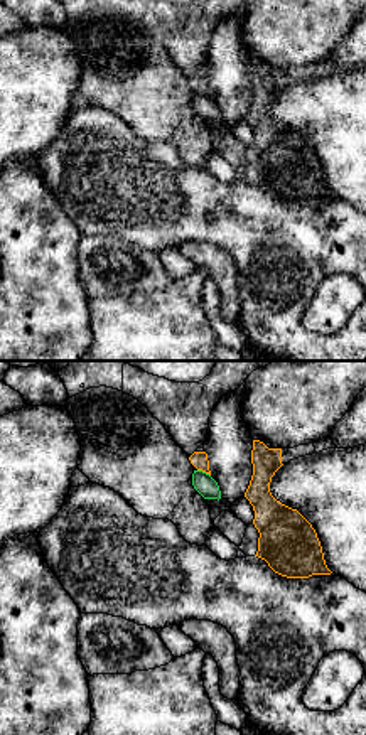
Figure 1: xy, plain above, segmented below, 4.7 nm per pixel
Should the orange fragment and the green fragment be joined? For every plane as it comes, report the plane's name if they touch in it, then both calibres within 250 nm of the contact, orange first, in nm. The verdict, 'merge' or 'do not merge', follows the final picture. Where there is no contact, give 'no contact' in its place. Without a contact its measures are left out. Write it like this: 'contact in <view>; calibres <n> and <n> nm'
contact in xy; calibres 80 and 100 nm

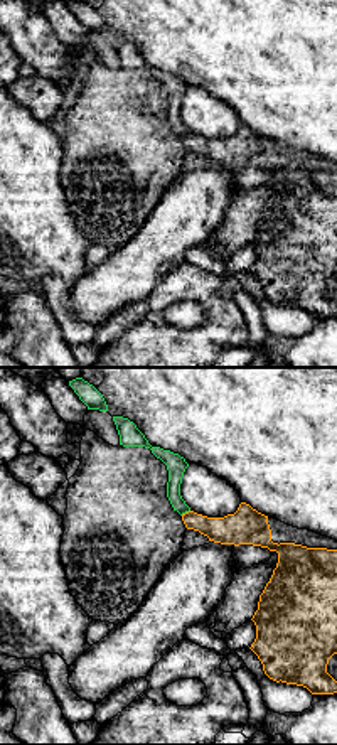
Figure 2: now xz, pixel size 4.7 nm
contact in xz; calibres 140 and 90 nm

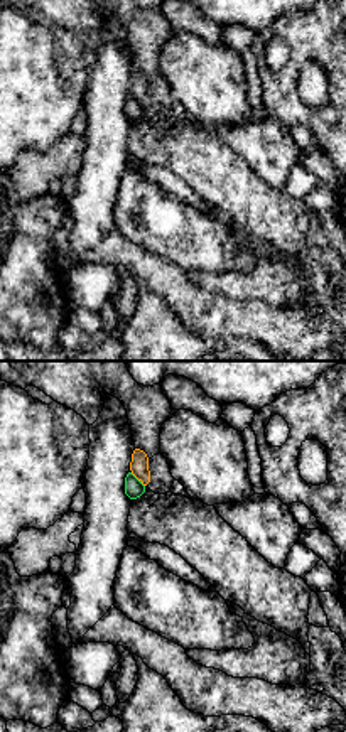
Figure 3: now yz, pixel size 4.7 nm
contact in yz; calibres 90 and 90 nm

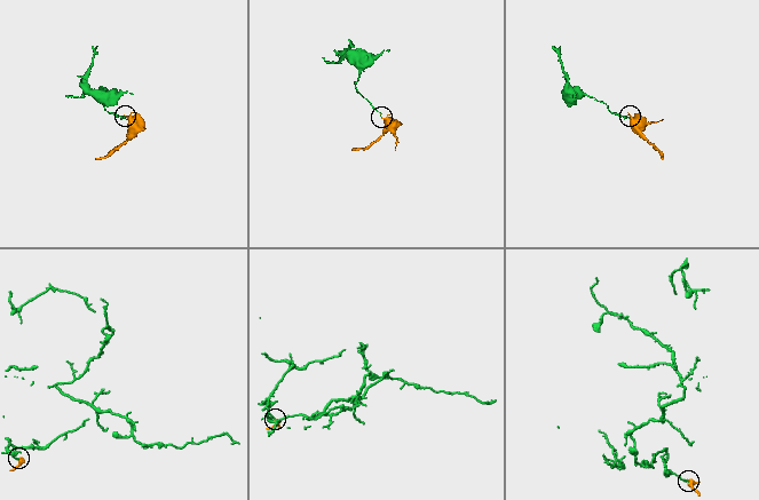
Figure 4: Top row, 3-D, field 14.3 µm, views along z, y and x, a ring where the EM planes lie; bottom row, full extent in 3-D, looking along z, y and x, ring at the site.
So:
do not merge

